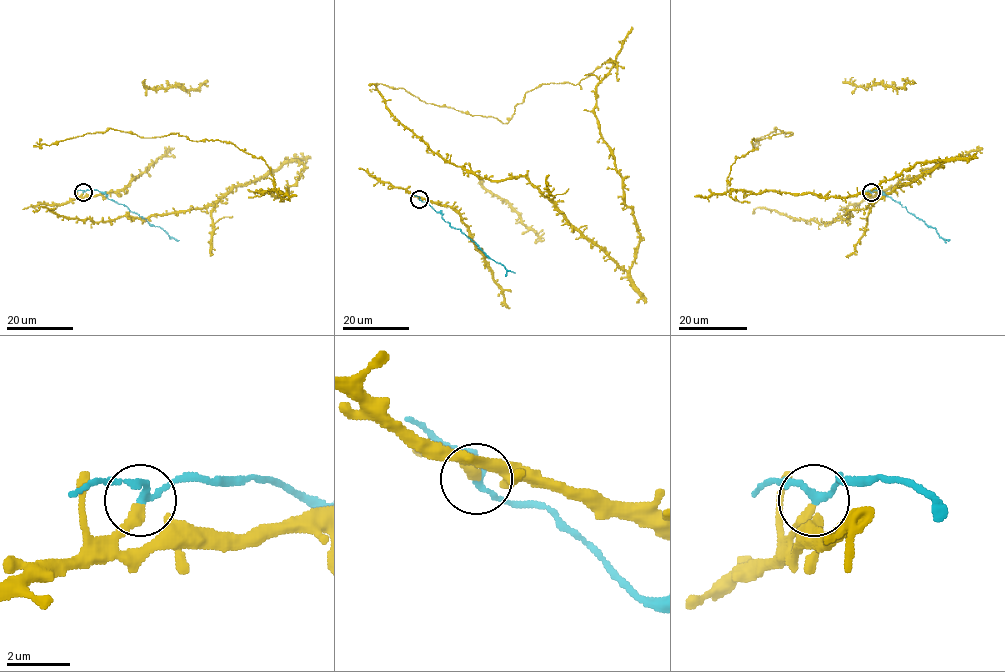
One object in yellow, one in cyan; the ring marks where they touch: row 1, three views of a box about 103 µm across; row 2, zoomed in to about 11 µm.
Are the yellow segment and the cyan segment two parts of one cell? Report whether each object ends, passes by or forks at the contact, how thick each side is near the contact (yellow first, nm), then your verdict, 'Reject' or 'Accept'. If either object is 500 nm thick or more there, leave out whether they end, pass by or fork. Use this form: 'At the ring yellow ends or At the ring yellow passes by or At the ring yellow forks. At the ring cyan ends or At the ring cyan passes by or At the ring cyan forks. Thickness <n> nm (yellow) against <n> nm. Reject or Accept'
At the ring yellow ends. At the ring cyan passes by. Thickness 320 nm (yellow) against 190 nm. Reject

